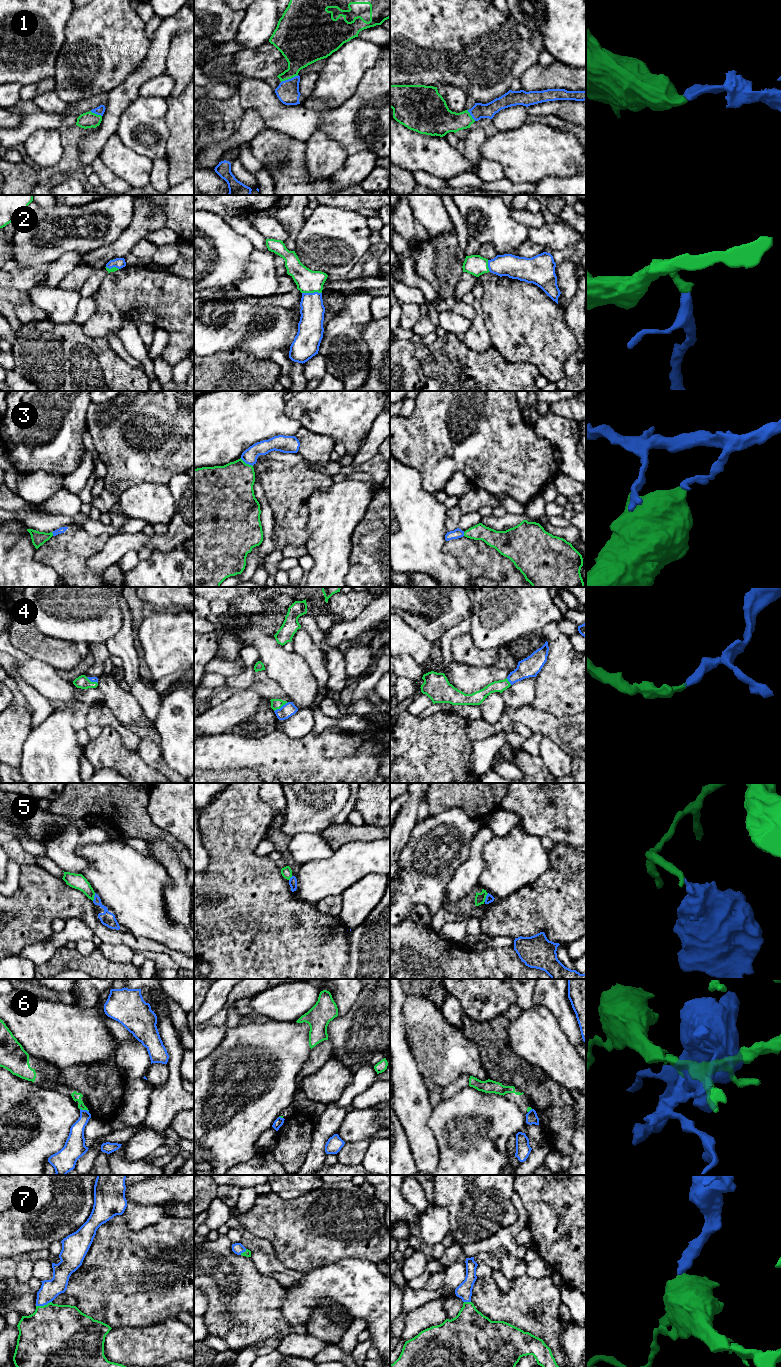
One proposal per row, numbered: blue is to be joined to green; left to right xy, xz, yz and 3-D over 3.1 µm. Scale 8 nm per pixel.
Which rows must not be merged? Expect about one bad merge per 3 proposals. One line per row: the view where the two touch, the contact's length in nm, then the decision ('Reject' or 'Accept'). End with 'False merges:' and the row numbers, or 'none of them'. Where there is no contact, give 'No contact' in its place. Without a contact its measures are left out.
1: Touches green in xz. Shared border 160 nm. Accept
2: Touches green in xz. Shared border 160 nm. Accept
3: Touches green in xz. Shared border 120 nm. Reject
4: Touches green in xz. Shared border 140 nm. Accept
5: Touches green in yz. Shared border 80 nm. Reject
6: Touches green in xy. Shared border 80 nm. Reject
7: Touches green in xy. Shared border 130 nm. Accept
False merges: 3, 5, 6

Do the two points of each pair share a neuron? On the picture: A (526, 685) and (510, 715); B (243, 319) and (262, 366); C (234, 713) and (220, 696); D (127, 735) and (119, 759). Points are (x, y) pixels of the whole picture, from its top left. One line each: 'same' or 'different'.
A: different
B: different
C: different
D: different

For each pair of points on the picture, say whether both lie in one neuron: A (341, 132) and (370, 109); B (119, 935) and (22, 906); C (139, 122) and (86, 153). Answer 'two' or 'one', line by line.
A: one
B: one
C: two

